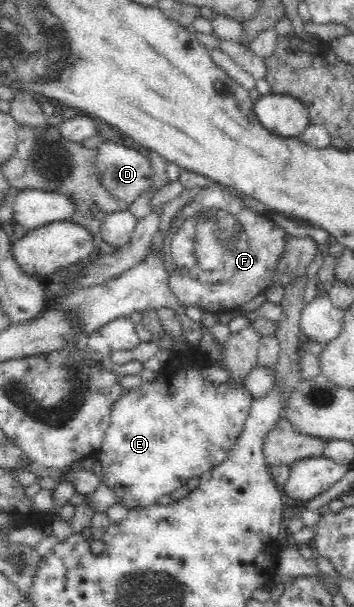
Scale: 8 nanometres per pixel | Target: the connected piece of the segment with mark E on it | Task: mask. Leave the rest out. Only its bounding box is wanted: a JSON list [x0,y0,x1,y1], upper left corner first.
[96,346,254,510]

